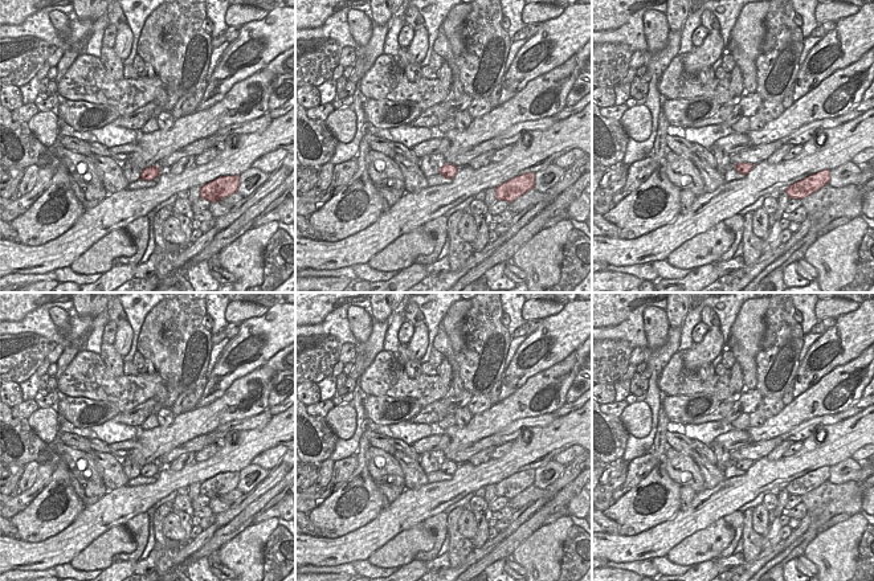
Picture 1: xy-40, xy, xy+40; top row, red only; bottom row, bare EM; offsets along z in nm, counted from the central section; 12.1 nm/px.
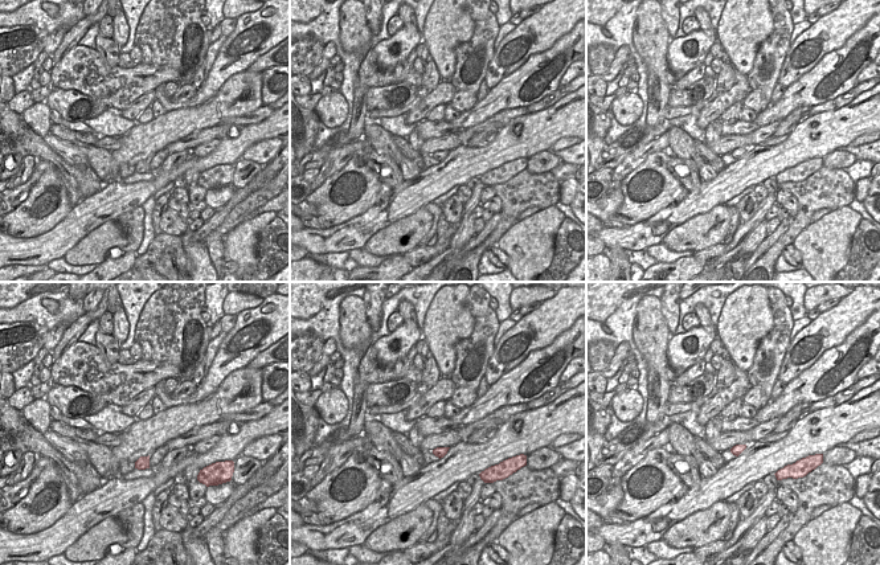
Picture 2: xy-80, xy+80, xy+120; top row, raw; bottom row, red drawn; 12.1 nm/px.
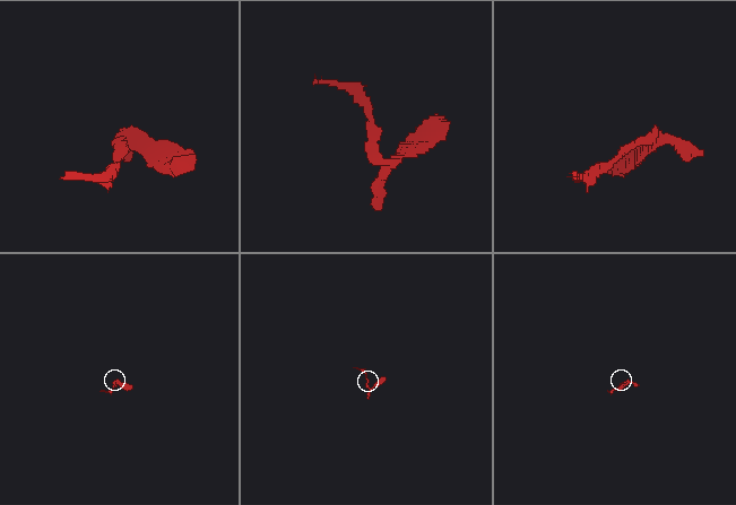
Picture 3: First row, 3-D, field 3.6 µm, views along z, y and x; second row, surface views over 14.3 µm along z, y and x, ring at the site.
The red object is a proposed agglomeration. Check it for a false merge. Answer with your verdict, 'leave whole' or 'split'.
leave whole

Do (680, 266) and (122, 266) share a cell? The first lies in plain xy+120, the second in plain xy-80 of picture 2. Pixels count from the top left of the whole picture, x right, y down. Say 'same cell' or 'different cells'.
same cell

